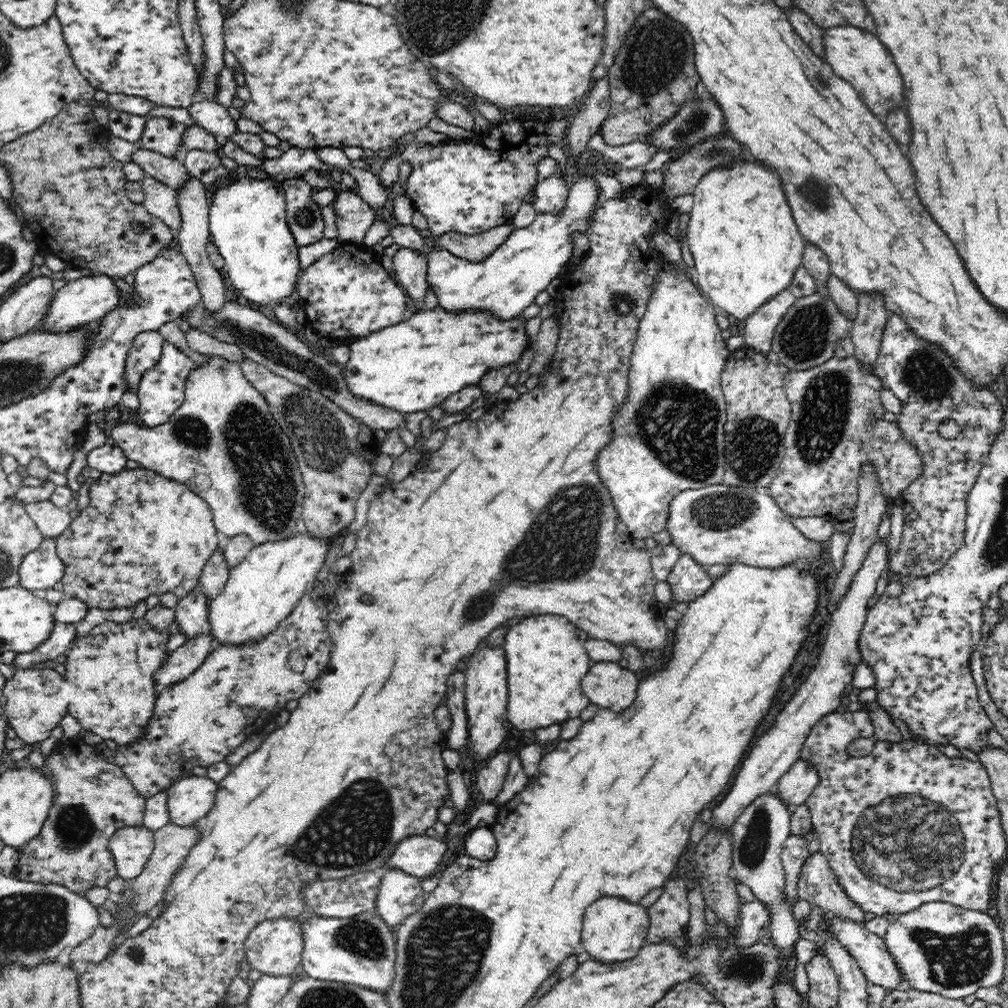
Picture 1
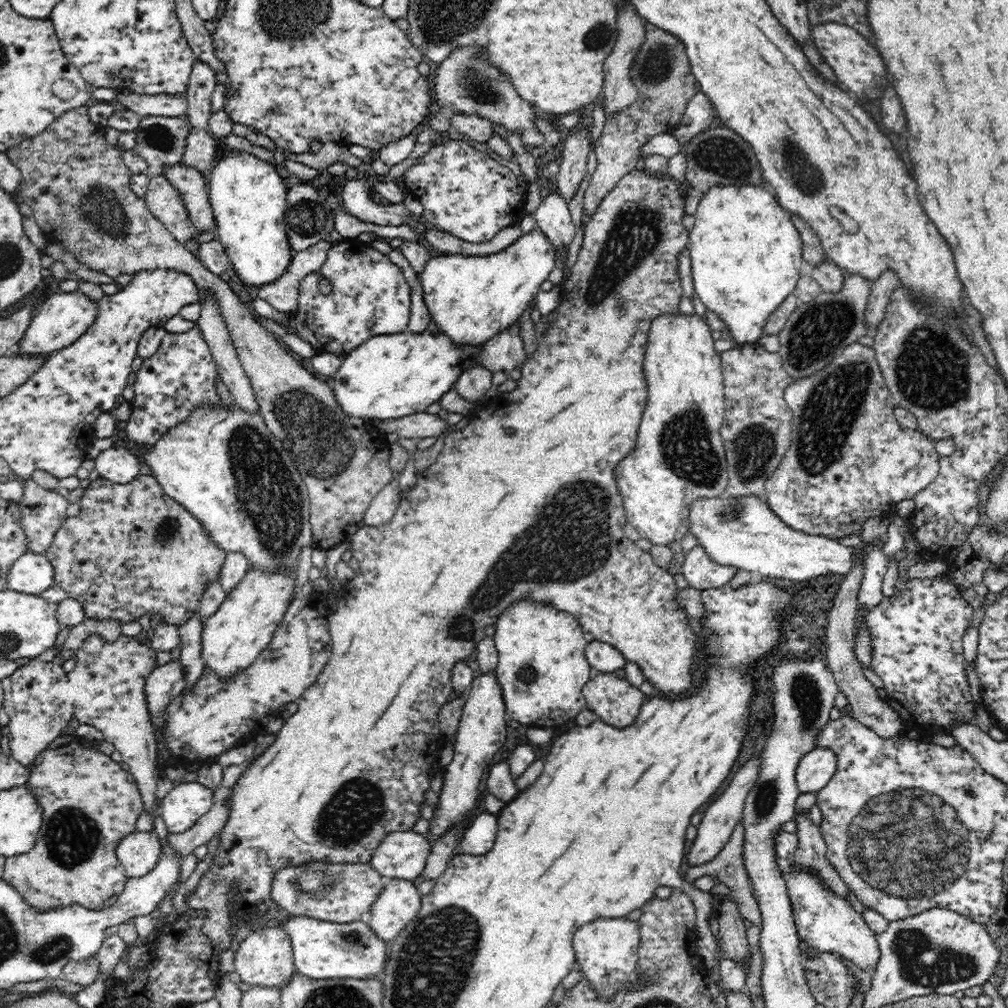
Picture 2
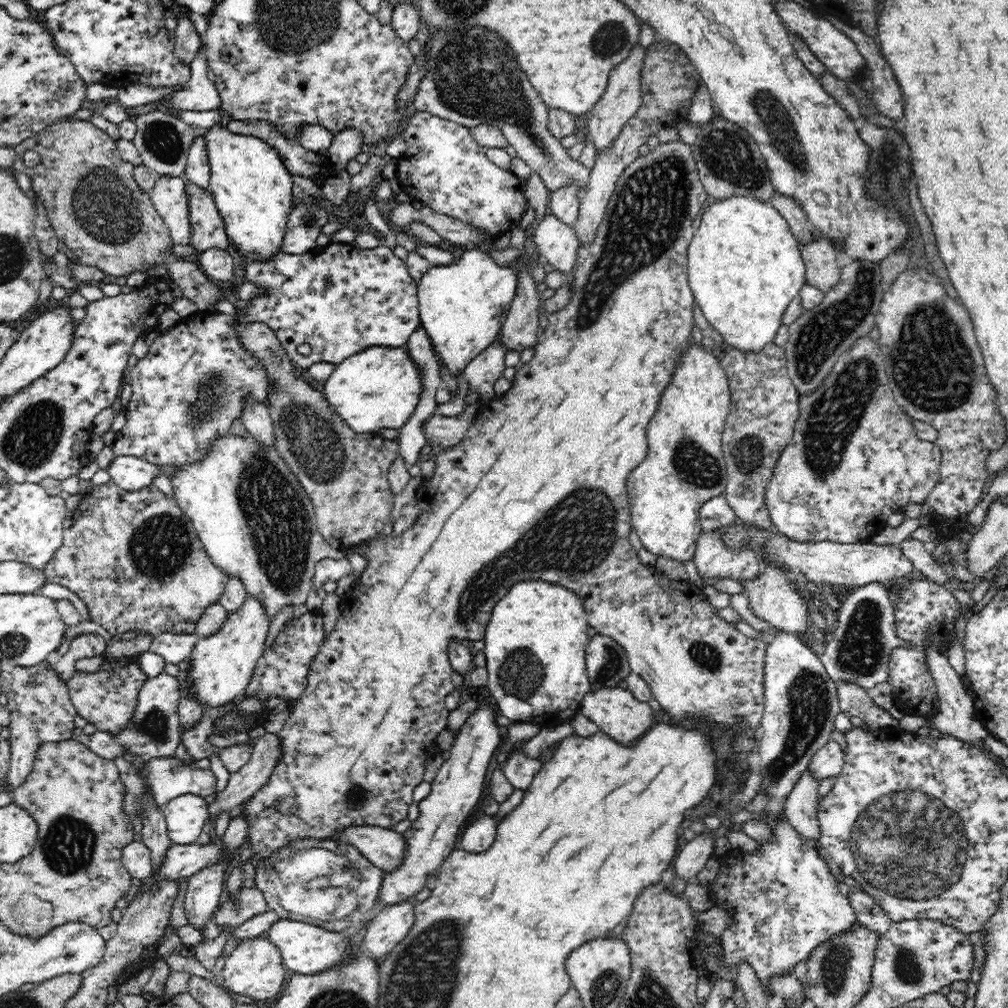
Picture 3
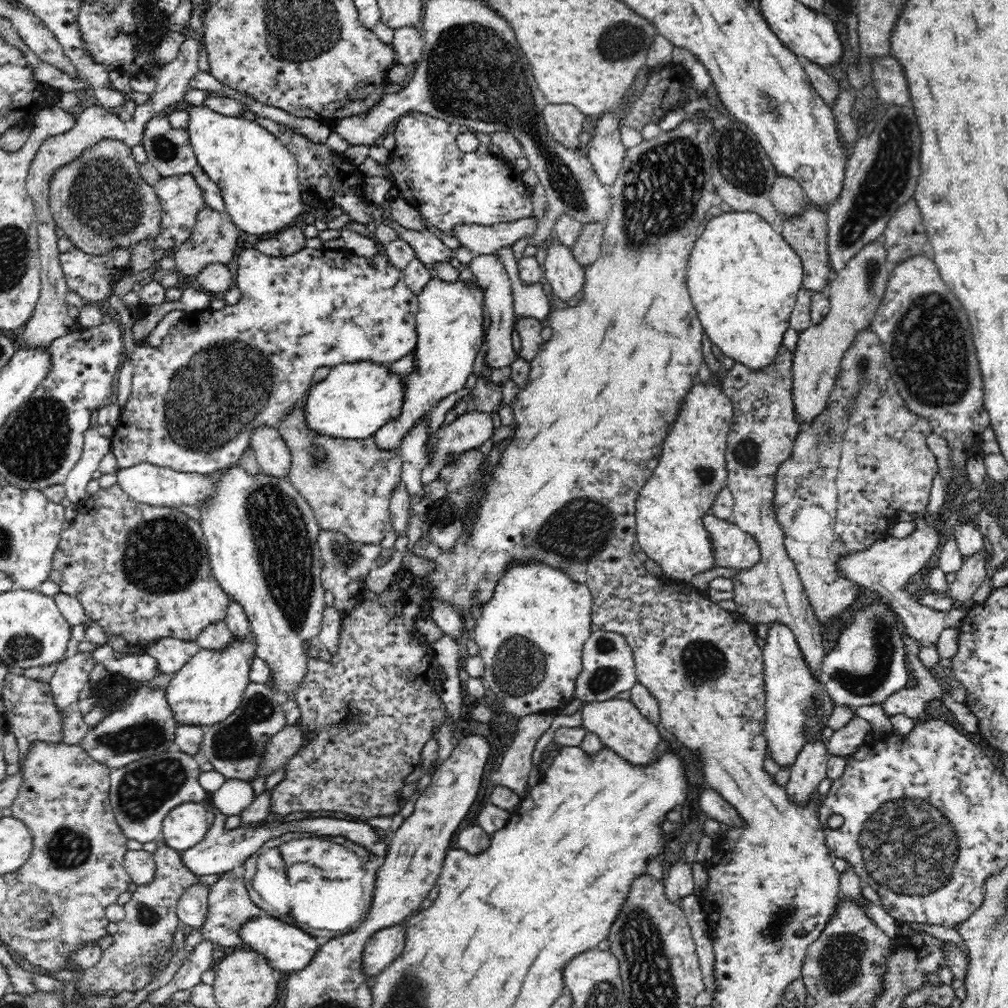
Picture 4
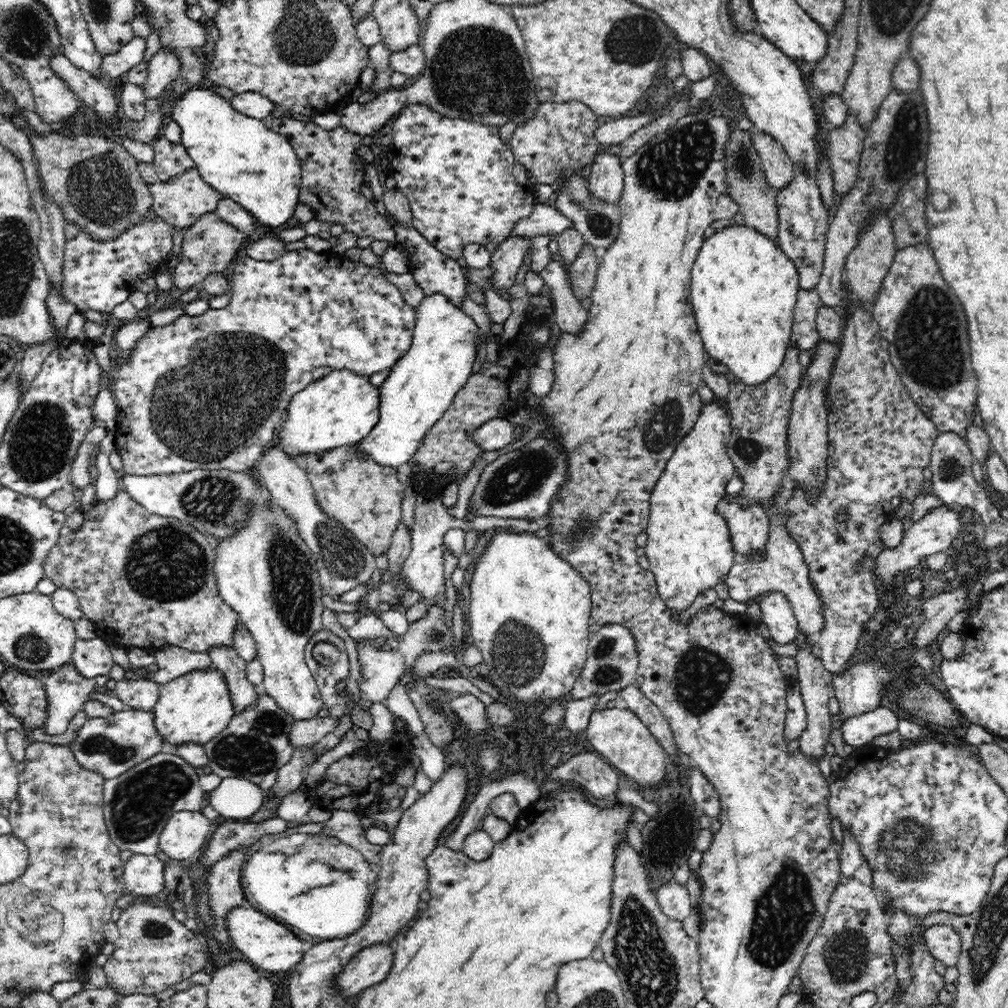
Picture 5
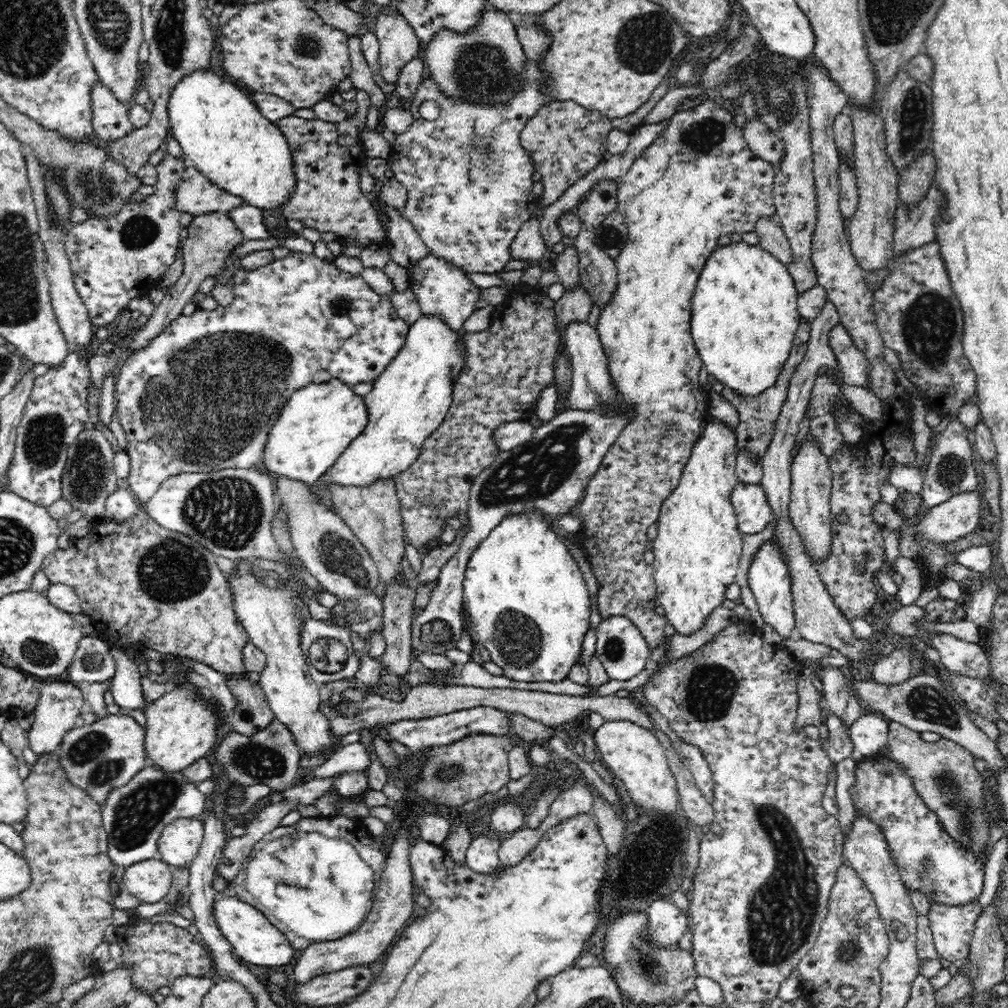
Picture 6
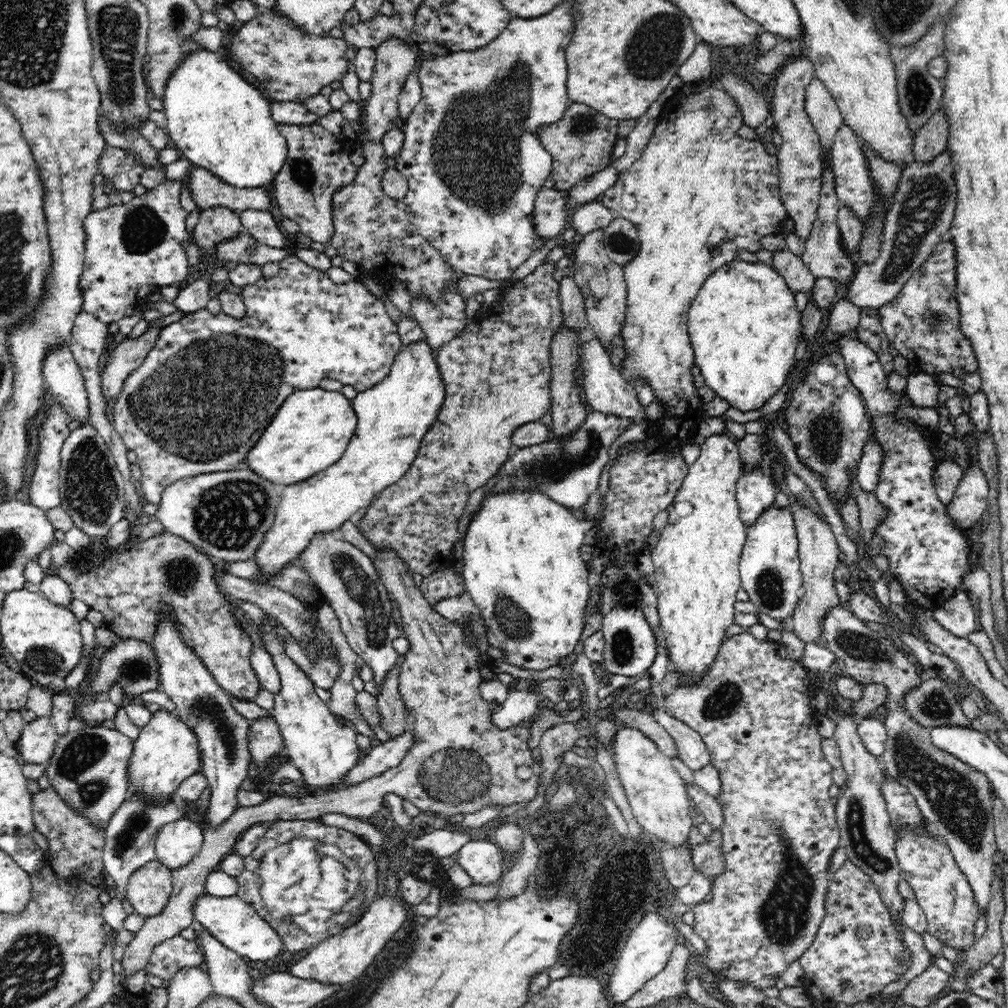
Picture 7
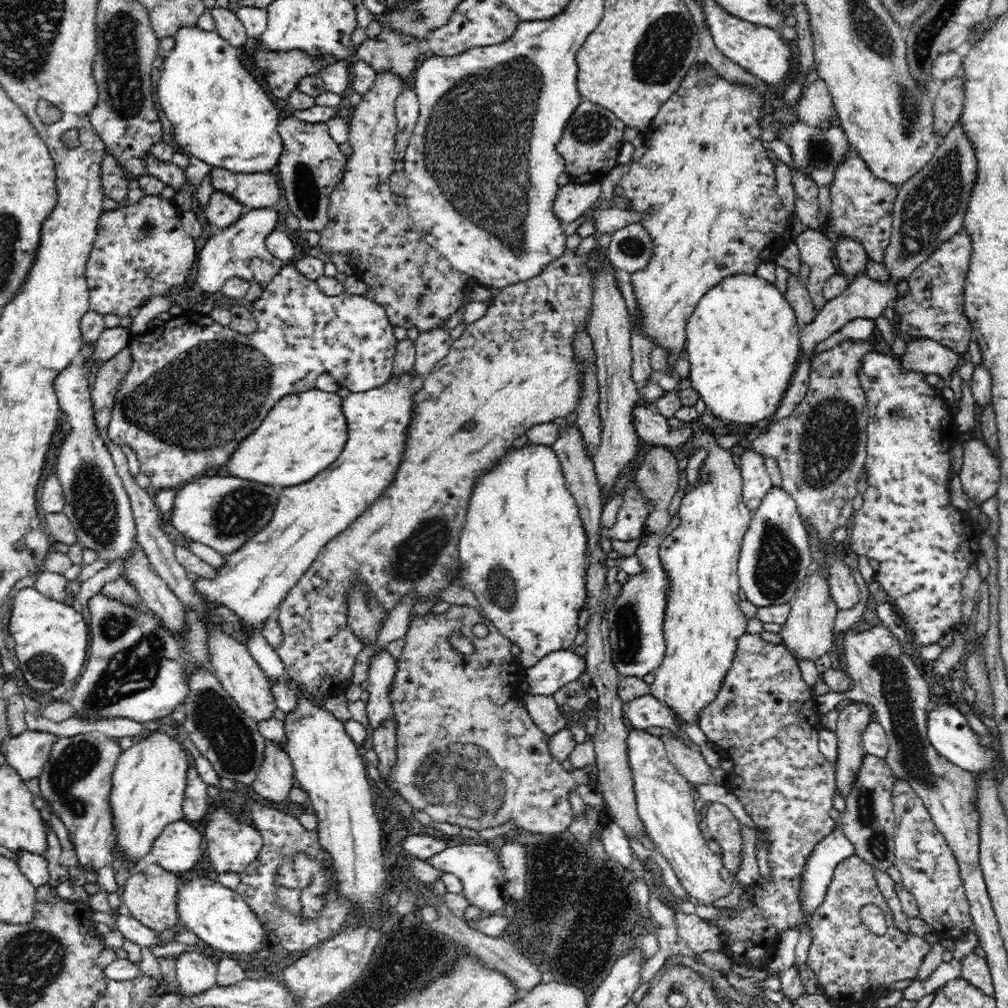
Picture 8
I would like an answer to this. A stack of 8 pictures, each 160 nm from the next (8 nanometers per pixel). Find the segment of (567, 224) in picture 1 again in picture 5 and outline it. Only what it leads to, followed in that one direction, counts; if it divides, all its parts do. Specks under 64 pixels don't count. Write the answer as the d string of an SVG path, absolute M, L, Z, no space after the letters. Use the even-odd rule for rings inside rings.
M428 294L428 296L422 298L422 302L415 308L415 321L412 344L408 352L389 370L387 379L380 385L379 422L366 438L363 438L356 444L358 447L358 457L362 457L362 459L370 457L370 459L382 465L382 467L392 467L396 470L403 464L410 464L413 461L413 457L419 450L418 446L420 446L422 439L427 436L427 433L434 427L434 424L437 424L438 420L442 419L444 412L454 403L457 393L464 388L463 384L466 384L468 377L472 374L472 366L474 366L474 360L476 358L476 345L479 340L478 326L474 323L474 320L468 314L464 313L461 308L452 304L444 294Z

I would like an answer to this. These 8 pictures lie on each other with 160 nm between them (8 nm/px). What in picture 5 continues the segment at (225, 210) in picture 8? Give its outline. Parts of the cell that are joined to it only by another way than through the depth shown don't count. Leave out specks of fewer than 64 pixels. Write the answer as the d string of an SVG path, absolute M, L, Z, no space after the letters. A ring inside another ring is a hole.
M210 212L198 217L194 224L184 230L178 264L172 276L174 288L184 292L192 289L196 284L200 284L208 274L222 273L223 270L228 268L229 263L234 260L236 252L240 250L242 244L244 244L242 231L220 218L218 213Z

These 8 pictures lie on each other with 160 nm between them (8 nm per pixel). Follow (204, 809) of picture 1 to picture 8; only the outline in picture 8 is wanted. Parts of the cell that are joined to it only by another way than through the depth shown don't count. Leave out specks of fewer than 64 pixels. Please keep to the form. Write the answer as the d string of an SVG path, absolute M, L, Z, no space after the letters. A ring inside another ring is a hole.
M186 820L164 827L152 842L150 860L170 873L182 874L194 869L202 856L202 834Z

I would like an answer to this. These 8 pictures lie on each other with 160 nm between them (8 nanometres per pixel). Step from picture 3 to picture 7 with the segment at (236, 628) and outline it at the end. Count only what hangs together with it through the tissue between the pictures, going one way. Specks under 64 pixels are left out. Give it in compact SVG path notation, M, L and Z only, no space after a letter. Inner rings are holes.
M154 707L152 718L142 727L138 738L133 742L133 751L127 768L129 778L128 794L139 794L151 804L166 804L175 796L176 788L188 776L200 770L198 741L176 712Z

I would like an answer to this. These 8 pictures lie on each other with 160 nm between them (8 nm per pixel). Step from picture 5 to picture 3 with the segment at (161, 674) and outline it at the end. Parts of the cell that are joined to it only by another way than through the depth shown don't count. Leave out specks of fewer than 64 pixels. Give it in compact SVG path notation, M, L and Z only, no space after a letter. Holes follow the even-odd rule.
M164 632L153 638L149 650L161 656L166 663L180 666L191 656L199 638L195 633Z

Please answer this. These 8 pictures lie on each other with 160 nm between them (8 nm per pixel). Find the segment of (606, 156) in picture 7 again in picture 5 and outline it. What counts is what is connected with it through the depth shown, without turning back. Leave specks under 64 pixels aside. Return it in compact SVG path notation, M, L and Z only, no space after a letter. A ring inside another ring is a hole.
M546 101L538 105L530 120L517 126L509 143L516 161L532 172L539 184L554 185L558 174L570 168L587 170L592 164L594 156L604 147L594 137L598 126L598 115L582 101Z

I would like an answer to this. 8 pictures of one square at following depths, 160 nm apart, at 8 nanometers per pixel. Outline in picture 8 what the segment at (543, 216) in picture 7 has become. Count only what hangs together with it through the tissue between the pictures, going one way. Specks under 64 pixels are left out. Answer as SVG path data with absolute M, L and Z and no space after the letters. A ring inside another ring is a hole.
M570 182L559 188L552 211L560 219L560 224L568 224L581 215L590 212L598 202L601 194L601 184L580 185Z

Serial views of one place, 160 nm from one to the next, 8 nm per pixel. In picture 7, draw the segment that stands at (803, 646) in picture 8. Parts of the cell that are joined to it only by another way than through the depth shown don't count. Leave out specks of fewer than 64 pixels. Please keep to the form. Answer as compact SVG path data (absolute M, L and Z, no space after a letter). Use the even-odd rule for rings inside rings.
M796 498L790 503L794 515L795 530L798 539L798 554L801 564L801 573L804 588L797 607L790 618L790 627L799 638L801 644L820 643L822 636L822 622L826 612L834 606L840 605L840 598L834 588L833 572L838 566L842 553L836 543L836 538L827 520L822 521L818 515L812 513L804 501Z

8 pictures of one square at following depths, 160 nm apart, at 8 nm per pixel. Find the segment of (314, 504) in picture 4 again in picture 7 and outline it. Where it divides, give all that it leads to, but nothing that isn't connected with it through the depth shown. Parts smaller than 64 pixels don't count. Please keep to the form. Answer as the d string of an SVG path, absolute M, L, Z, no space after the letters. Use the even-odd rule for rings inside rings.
M382 548L376 553L373 562L381 581L397 603L402 628L410 644L408 651L401 656L398 688L407 710L408 729L414 737L413 747L398 766L360 784L307 797L274 795L255 806L239 806L215 829L205 830L200 852L186 866L171 872L173 890L162 913L145 918L135 938L124 948L120 960L122 980L130 978L137 970L143 970L158 944L179 936L184 928L192 924L194 904L202 893L206 893L208 876L231 852L240 832L246 832L252 825L273 820L318 820L330 812L371 820L385 804L384 796L390 792L412 802L421 811L442 812L449 817L474 814L485 806L496 804L512 806L518 802L532 802L538 794L543 764L534 759L532 749L528 748L531 729L528 724L498 728L490 719L493 704L485 701L480 692L480 684L486 680L480 668L488 667L482 656L489 656L486 650L490 648L484 619L480 616L472 618L473 621L456 623L444 618L432 609L420 588L414 585L406 563L395 556L393 550ZM524 764L533 770L532 777L527 781L516 775L516 768Z

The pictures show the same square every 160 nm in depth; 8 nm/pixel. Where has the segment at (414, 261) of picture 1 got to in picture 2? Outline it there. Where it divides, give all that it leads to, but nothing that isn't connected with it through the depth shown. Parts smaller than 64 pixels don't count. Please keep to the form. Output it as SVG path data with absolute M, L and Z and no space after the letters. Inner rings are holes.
M396 249L389 252L388 257L392 263L398 265L410 285L410 299L412 299L412 308L410 310L410 318L407 326L407 332L424 332L430 324L429 310L424 302L423 288L419 279L419 275L413 269L409 260Z

